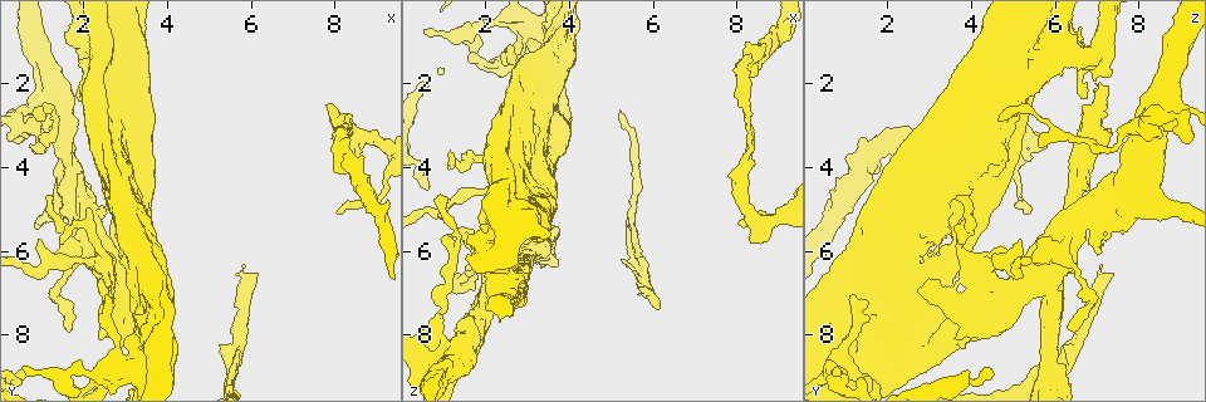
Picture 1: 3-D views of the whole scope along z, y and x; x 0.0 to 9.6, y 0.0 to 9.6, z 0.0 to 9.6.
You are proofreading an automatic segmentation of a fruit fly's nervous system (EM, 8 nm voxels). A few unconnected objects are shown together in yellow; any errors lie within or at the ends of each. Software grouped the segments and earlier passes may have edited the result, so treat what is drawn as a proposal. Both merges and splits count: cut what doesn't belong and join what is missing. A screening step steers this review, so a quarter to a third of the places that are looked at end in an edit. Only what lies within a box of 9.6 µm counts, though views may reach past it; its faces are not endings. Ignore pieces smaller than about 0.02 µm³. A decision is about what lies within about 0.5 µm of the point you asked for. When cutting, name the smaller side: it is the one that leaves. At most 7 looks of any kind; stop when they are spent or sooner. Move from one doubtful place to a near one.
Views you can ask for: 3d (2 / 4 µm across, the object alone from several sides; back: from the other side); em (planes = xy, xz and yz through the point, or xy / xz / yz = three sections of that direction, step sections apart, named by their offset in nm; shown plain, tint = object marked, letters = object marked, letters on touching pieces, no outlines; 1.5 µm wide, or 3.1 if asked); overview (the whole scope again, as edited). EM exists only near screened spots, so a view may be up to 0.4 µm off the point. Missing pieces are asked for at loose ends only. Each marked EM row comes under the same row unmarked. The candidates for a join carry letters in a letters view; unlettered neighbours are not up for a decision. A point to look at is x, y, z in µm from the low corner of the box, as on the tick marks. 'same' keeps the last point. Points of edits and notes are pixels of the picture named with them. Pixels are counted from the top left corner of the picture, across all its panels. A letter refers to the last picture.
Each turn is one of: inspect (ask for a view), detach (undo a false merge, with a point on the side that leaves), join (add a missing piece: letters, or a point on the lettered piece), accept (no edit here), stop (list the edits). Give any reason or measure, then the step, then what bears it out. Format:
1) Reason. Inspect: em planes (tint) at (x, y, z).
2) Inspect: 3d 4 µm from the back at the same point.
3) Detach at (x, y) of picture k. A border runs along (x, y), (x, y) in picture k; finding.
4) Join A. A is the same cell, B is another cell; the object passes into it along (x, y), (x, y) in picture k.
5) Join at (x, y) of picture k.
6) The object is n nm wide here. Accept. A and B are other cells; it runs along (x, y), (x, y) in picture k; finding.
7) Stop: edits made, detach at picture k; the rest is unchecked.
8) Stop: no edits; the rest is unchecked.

Two arms in line, one across. Inspect: 3d 2 µm at (5.60, 8.70, 6.10).

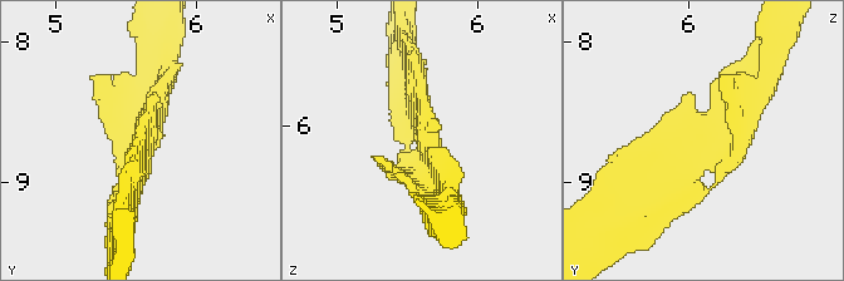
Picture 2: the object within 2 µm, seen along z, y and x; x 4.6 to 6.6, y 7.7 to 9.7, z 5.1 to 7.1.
3 arms meet here; the arms are 170, 190, 220 nm wide. Inspect: em planes (tint) at (5.66, 8.66, 6.08).

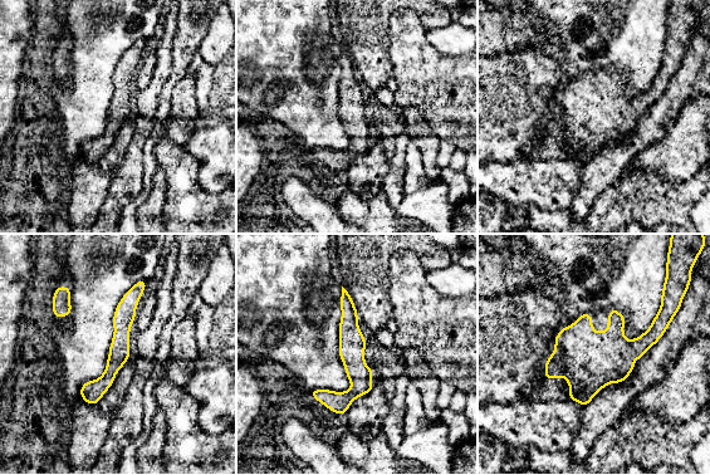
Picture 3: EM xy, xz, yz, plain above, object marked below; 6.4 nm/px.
What lies round it. Inspect: em planes (letters) at the same point.

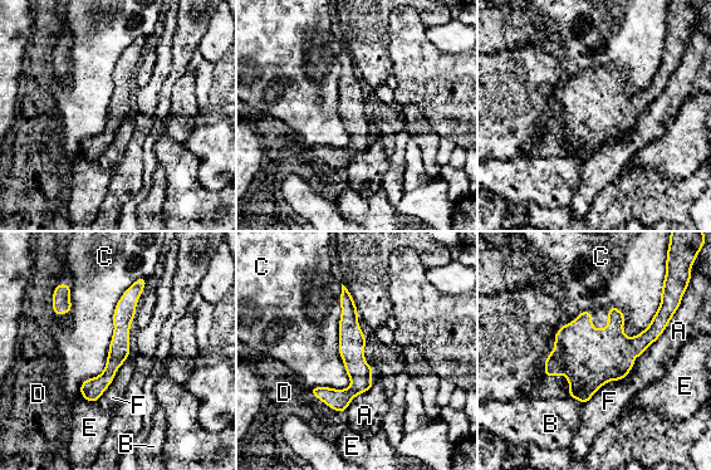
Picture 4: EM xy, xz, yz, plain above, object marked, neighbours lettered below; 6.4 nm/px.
Accept. A, B, C, D, E and F are other cells; it runs along (140, 285), (92, 398) in picture 4; continuous, no second neuron.

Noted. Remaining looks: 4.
Free end. Inspect: 3d 2 µm at (5.85, 6.35, 7.10).

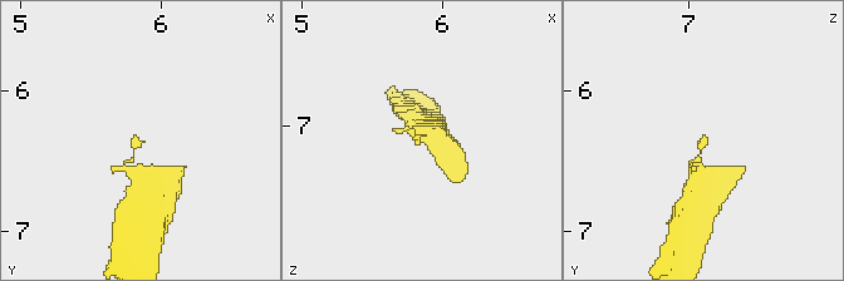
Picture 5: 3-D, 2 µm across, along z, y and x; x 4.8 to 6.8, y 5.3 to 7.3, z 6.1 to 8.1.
Inspect: em xz step 4 (letters) at (5.80, 6.36, 7.12).

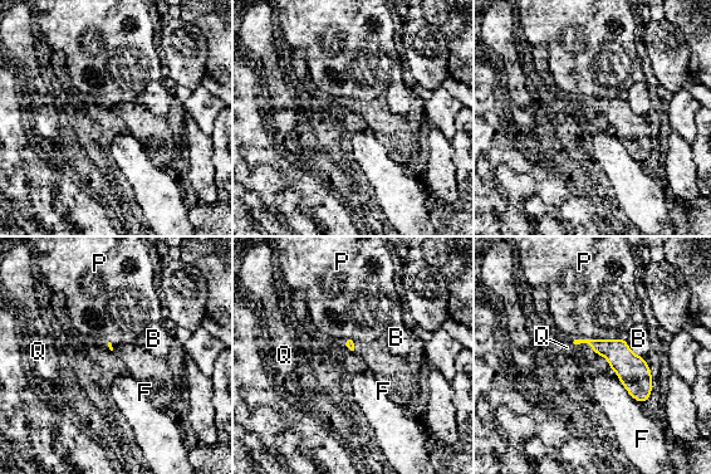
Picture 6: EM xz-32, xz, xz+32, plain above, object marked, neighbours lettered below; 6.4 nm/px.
Accept. B, F, P and Q are other cells; a border runs along (568, 341), (597, 353) in picture 6; no lettered piece goes on from it.

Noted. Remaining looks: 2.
Thick end. Inspect: 3d 2 µm at (8.30, 2.80, 3.50).

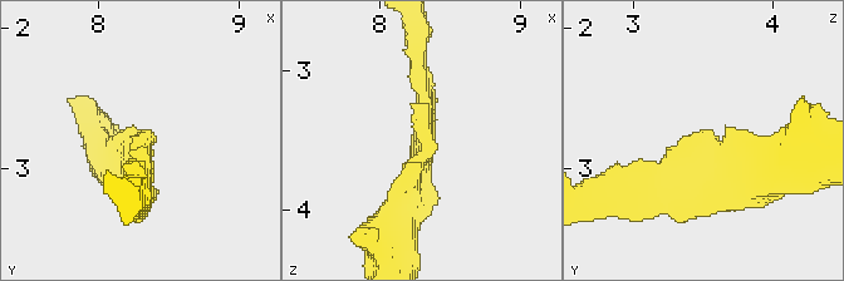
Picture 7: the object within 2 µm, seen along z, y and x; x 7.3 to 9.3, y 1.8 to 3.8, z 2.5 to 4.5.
Shape alone is not enough. Inspect: em planes (letters) at (8.30, 2.76, 3.50).

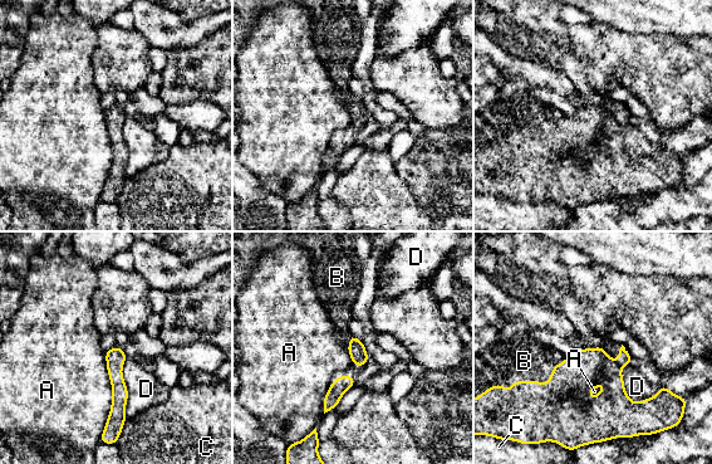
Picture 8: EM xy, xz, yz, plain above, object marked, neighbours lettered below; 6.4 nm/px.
The longest contact is with A, 550 nm. Join B. B is the same cell, A, C and D are other cells; the object passes into it along (560, 410), (541, 382), (524, 361) in picture 8; the neuron continues.

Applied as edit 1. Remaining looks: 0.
Stop: edits made, join at picture 8; the rest is unchecked.

